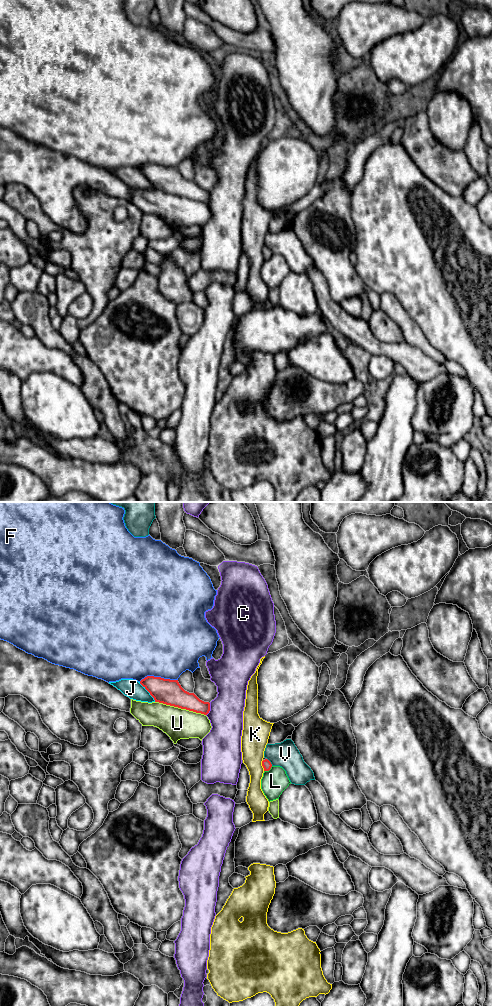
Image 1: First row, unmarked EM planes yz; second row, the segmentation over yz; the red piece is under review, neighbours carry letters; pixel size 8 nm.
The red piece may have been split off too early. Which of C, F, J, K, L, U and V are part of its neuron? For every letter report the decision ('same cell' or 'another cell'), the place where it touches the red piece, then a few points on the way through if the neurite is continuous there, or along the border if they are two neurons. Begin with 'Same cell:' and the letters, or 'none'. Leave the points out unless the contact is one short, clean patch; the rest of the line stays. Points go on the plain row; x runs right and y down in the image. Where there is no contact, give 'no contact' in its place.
Same cell: none
C: another cell; contact yz (209, 197)
F: another cell; contact yz (158, 165)
J: another cell; contact yz (148, 179)
K: another cell; contact yz (262, 253)
L: another cell; contact yz (268, 258)
U: another cell; contact yz (180, 195)
V: another cell; contact yz (270, 250)

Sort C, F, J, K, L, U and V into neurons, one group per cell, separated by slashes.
C / F / J / K / L / U / V

